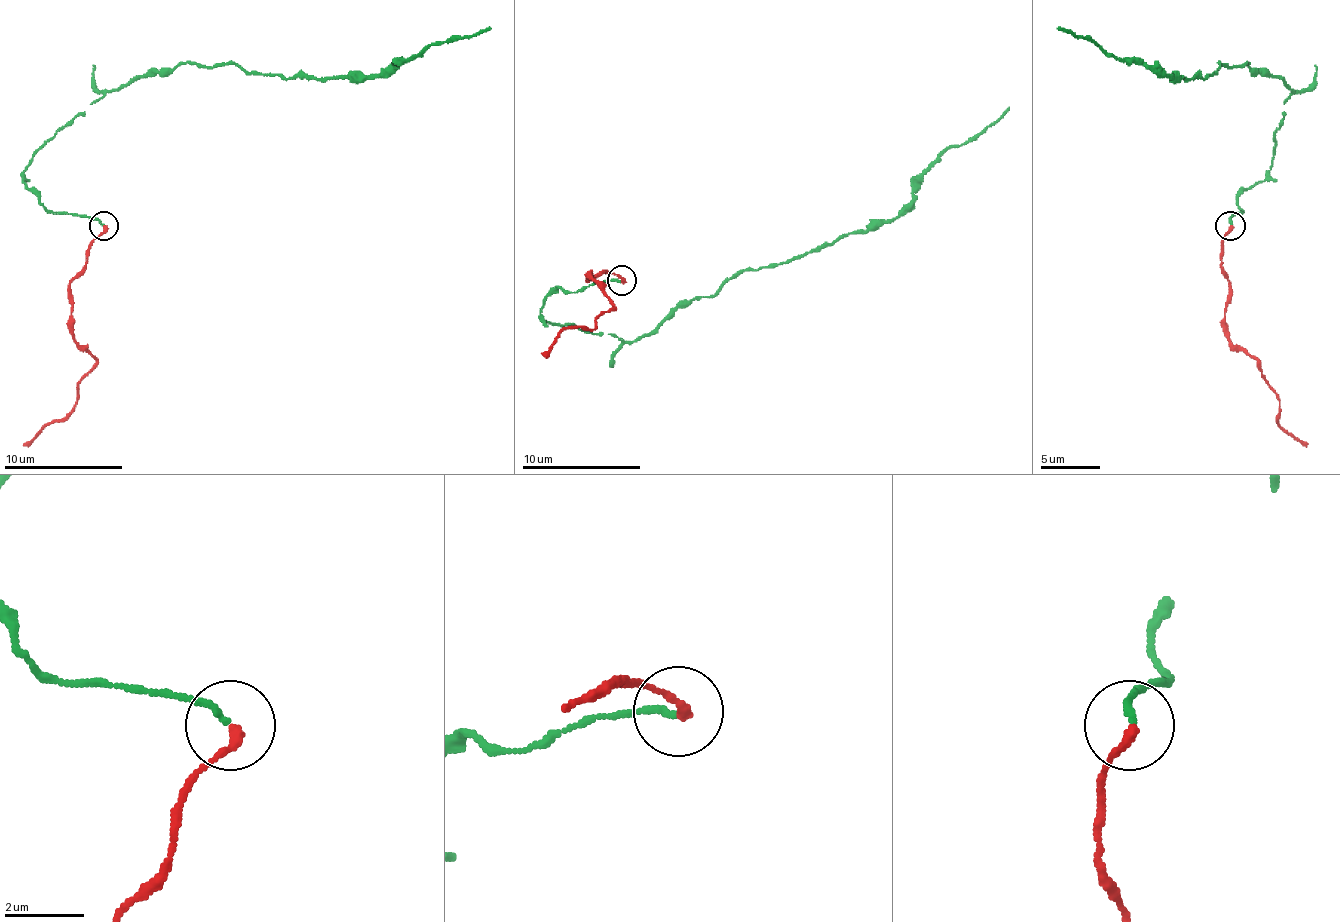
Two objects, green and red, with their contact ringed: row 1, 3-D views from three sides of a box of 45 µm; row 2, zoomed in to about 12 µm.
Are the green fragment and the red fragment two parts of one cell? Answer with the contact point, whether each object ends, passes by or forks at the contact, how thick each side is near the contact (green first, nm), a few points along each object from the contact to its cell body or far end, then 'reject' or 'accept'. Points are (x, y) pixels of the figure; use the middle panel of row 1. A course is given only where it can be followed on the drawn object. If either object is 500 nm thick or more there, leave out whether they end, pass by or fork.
place (621, 280); green ends; red ends; calibres 160 and 240 nm; course green (621, 280), (558, 288), (541, 318), (647, 336), (733, 277), (891, 223), (947, 149), (1009, 107); course red (621, 280), (606, 271), (588, 280), (588, 274), (615, 306), (597, 318), (594, 330), (567, 327), (541, 354); accept

